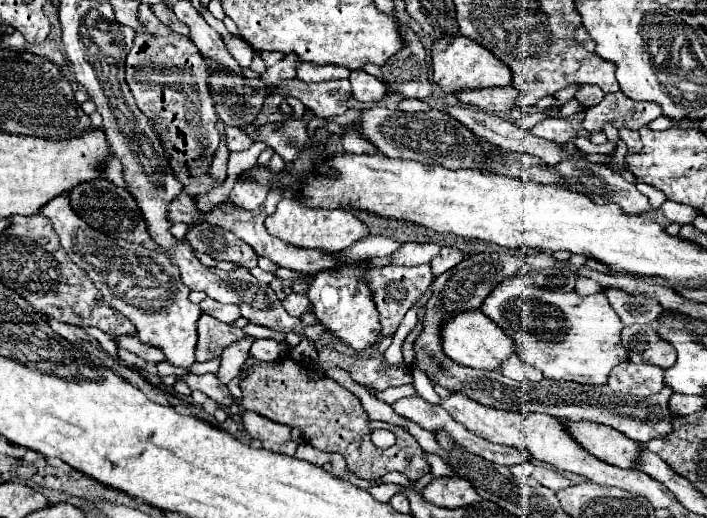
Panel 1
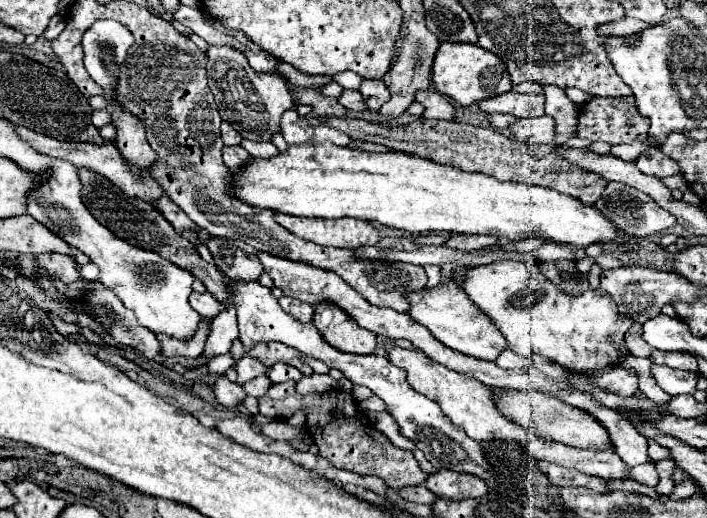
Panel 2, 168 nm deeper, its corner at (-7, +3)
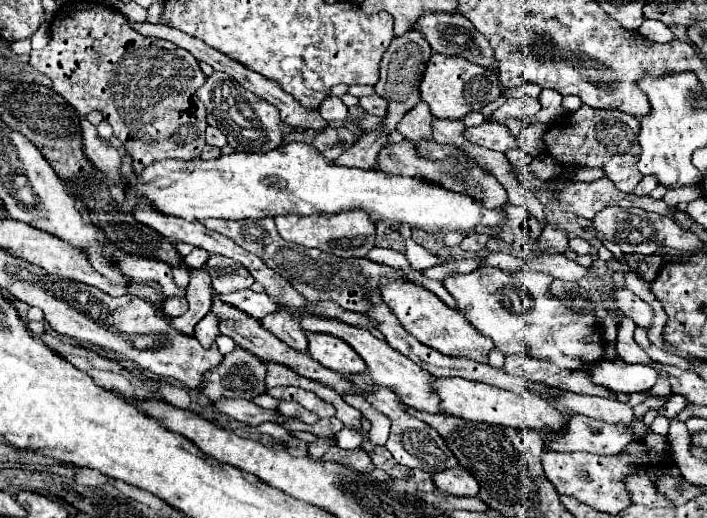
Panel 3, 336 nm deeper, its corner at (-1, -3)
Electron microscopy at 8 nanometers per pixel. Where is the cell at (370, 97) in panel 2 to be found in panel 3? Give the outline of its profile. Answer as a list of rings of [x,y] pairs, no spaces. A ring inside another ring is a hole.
[[[373,95],[373,97],[361,97],[359,99],[359,105],[371,113],[371,115],[377,115],[377,117],[385,117],[387,113],[387,101],[379,95]]]

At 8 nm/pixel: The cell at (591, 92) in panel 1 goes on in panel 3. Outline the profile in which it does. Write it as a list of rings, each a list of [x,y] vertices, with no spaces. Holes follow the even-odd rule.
[[[543,89],[539,95],[541,101],[541,113],[537,113],[537,117],[525,117],[523,125],[533,125],[533,123],[553,123],[559,117],[561,111],[561,99],[563,95],[553,91],[553,89]]]

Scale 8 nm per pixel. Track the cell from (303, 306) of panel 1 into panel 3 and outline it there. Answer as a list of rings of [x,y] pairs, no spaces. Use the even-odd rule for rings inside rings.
[[[279,311],[279,313],[273,313],[273,315],[267,315],[261,325],[271,331],[277,339],[281,339],[283,343],[287,343],[291,349],[299,351],[299,353],[307,353],[307,347],[309,347],[309,341],[307,341],[307,335],[305,331],[301,329],[301,325],[297,325],[297,321],[285,313],[285,311]]]

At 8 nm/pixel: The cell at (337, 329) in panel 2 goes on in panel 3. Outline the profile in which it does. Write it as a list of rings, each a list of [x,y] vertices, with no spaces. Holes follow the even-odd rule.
[[[309,333],[309,355],[311,359],[319,361],[323,367],[343,373],[343,375],[355,375],[355,373],[365,373],[365,361],[349,347],[345,341],[323,335],[323,333]]]

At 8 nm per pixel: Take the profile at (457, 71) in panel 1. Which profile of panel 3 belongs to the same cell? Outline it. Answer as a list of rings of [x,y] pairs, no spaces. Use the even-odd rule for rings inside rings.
[[[431,55],[421,83],[419,95],[421,101],[429,105],[429,111],[437,119],[463,119],[471,111],[481,111],[485,105],[495,101],[501,93],[501,85],[497,73],[491,69],[477,67],[461,57],[445,57],[445,55]]]

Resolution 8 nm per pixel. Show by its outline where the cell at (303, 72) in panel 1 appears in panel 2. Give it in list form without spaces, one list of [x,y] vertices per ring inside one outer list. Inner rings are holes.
[[[343,71],[343,75],[333,75],[333,81],[339,83],[341,87],[347,87],[347,89],[357,89],[359,83],[363,81],[359,75],[355,75],[353,71]]]

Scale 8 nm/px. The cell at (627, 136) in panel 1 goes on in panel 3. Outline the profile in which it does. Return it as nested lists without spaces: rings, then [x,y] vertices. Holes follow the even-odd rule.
[[[643,177],[641,185],[637,185],[633,193],[639,195],[639,197],[643,197],[643,195],[649,195],[655,187],[657,187],[657,179],[655,179],[655,177]]]

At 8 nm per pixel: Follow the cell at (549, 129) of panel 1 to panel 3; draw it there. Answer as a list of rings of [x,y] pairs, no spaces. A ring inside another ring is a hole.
[[[485,121],[479,127],[467,127],[465,139],[469,139],[475,145],[493,149],[493,151],[507,151],[513,145],[517,145],[517,139],[513,139],[509,129],[493,121]]]

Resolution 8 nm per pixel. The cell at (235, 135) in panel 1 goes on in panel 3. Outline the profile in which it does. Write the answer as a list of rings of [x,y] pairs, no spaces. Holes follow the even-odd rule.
[[[207,127],[207,131],[205,131],[205,141],[207,141],[207,145],[215,145],[215,147],[227,145],[225,135],[223,135],[219,129],[215,129],[215,127]]]

